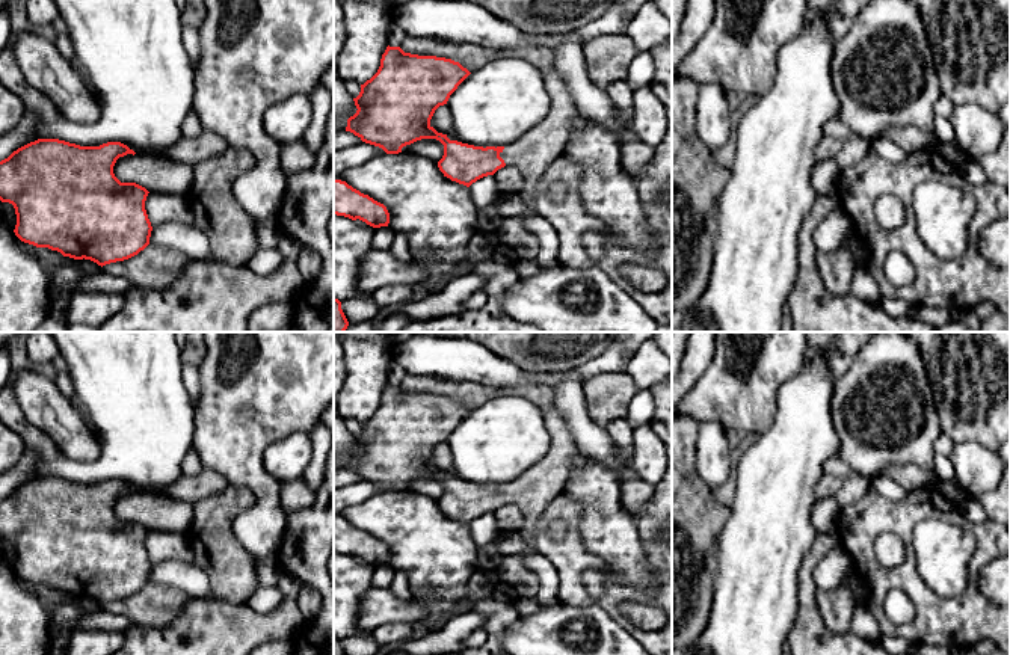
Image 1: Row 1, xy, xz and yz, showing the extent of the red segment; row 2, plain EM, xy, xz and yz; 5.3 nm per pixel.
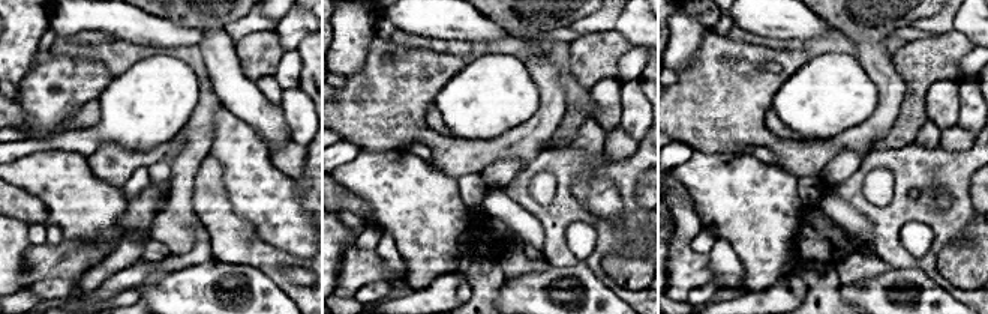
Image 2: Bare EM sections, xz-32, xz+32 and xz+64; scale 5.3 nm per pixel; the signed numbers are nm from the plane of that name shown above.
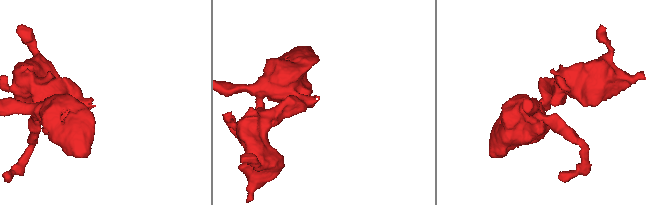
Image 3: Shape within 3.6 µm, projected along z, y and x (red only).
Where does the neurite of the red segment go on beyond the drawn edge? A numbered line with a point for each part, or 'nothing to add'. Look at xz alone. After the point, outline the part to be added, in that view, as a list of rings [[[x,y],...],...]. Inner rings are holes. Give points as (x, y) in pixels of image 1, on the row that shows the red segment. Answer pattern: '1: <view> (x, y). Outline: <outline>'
1: xz (533, 153). Outline: [[[551,68],[543,72],[543,80],[550,95],[545,119],[500,152],[506,166],[516,165],[522,169],[522,204],[533,216],[539,214],[534,205],[539,178],[548,165],[563,154],[572,121],[580,118],[563,75]]]

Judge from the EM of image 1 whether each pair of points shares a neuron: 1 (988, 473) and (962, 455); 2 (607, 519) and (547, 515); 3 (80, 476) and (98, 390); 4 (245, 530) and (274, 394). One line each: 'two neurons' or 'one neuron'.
1: one neuron
2: two neurons
3: one neuron
4: one neuron

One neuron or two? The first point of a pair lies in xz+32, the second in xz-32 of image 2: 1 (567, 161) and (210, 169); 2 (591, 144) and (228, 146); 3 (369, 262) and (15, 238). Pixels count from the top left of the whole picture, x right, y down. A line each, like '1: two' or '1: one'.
1: one
2: one
3: two

